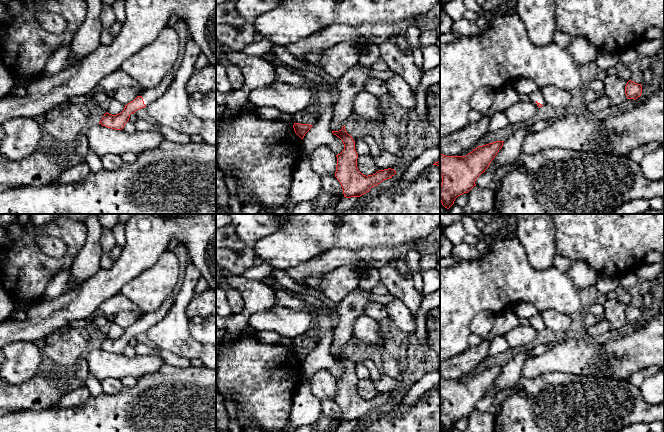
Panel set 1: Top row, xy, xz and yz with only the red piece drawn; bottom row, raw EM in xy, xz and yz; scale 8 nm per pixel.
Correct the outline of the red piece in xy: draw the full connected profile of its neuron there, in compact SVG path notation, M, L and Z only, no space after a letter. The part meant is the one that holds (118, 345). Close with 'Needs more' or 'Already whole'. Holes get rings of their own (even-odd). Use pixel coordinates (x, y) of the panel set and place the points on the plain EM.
M173 293L165 300L164 304L158 310L151 313L145 313L140 320L137 320L133 325L125 329L125 332L121 337L112 339L106 336L99 348L107 352L122 354L125 348L129 345L131 338L148 330L152 325L164 318L172 307L174 300L175 295Z. Needs more

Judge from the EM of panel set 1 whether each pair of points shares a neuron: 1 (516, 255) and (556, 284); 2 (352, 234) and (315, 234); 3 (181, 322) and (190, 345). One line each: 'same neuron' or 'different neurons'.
1: same neuron
2: same neuron
3: same neuron

